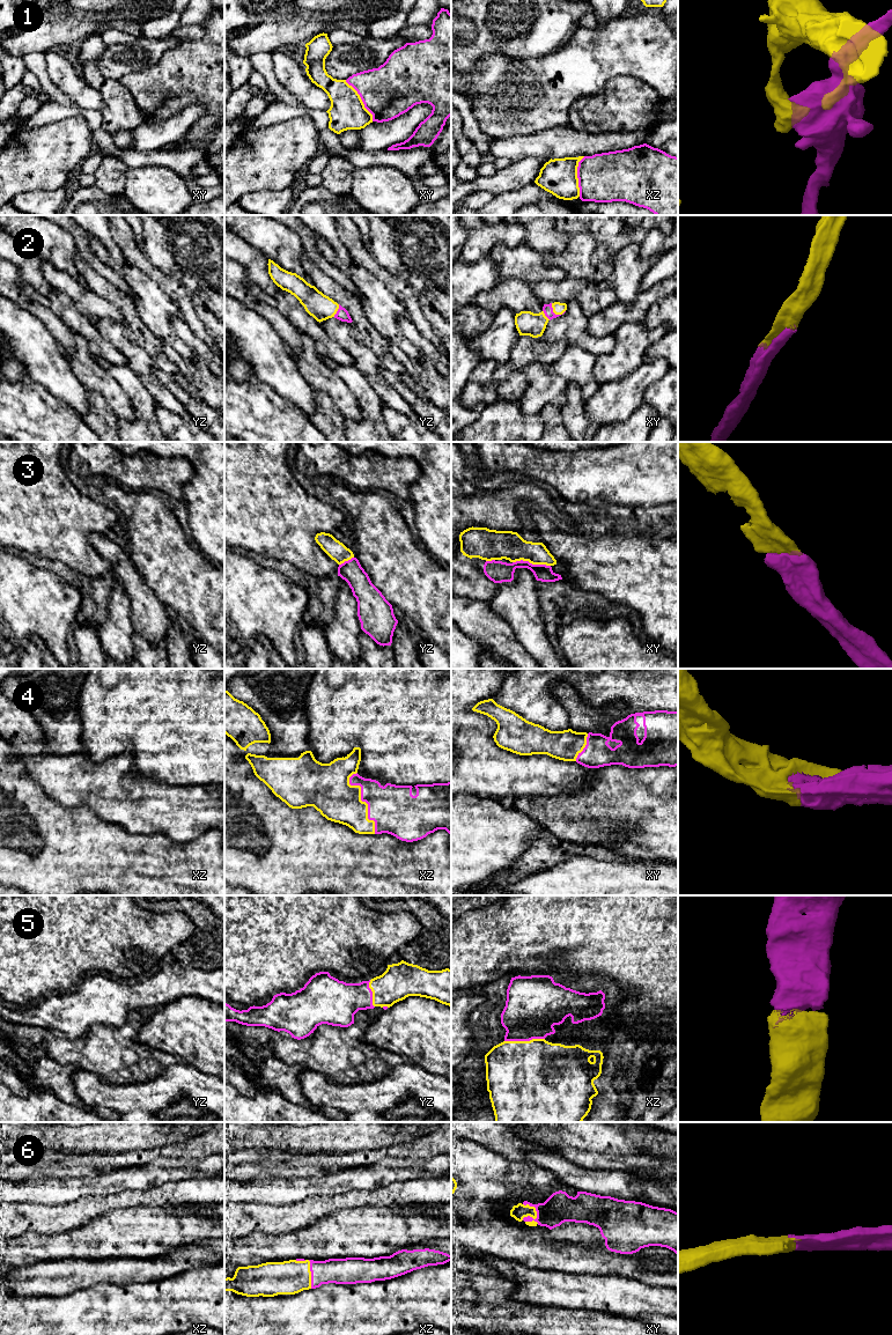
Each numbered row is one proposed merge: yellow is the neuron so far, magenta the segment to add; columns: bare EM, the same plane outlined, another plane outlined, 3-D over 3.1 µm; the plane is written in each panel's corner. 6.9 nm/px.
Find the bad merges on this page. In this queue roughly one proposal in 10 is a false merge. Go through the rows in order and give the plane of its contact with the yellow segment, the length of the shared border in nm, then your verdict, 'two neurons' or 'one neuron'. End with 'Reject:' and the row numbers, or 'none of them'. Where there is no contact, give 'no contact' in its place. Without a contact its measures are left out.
1: meets yellow in xy; contact 340 nm long; two neurons
2: meets yellow in xy; contact 120 nm long; one neuron
3: meets yellow in xy; contact 260 nm long; one neuron
4: meets yellow in xz; contact 460 nm long; one neuron
5: meets yellow in xz; contact 280 nm long; one neuron
6: meets yellow in xy; contact 180 nm long; one neuron
Reject: 1

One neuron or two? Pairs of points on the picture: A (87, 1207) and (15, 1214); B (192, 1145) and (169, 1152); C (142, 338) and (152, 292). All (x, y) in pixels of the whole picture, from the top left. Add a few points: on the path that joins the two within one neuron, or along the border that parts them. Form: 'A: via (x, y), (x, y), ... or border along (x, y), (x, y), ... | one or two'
A: via (69, 1216), (32, 1217) | one
B: via (186, 1148), (175, 1150) | one
C: border along (132, 299), (140, 318), (159, 339) | two

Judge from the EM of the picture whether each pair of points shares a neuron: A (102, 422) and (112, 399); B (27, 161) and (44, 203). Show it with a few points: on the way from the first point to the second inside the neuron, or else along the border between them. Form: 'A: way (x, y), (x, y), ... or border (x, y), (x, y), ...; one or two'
A: border (87, 389), (96, 391), (118, 418); two
B: border (64, 185), (57, 189), (26, 191), (13, 198); two

